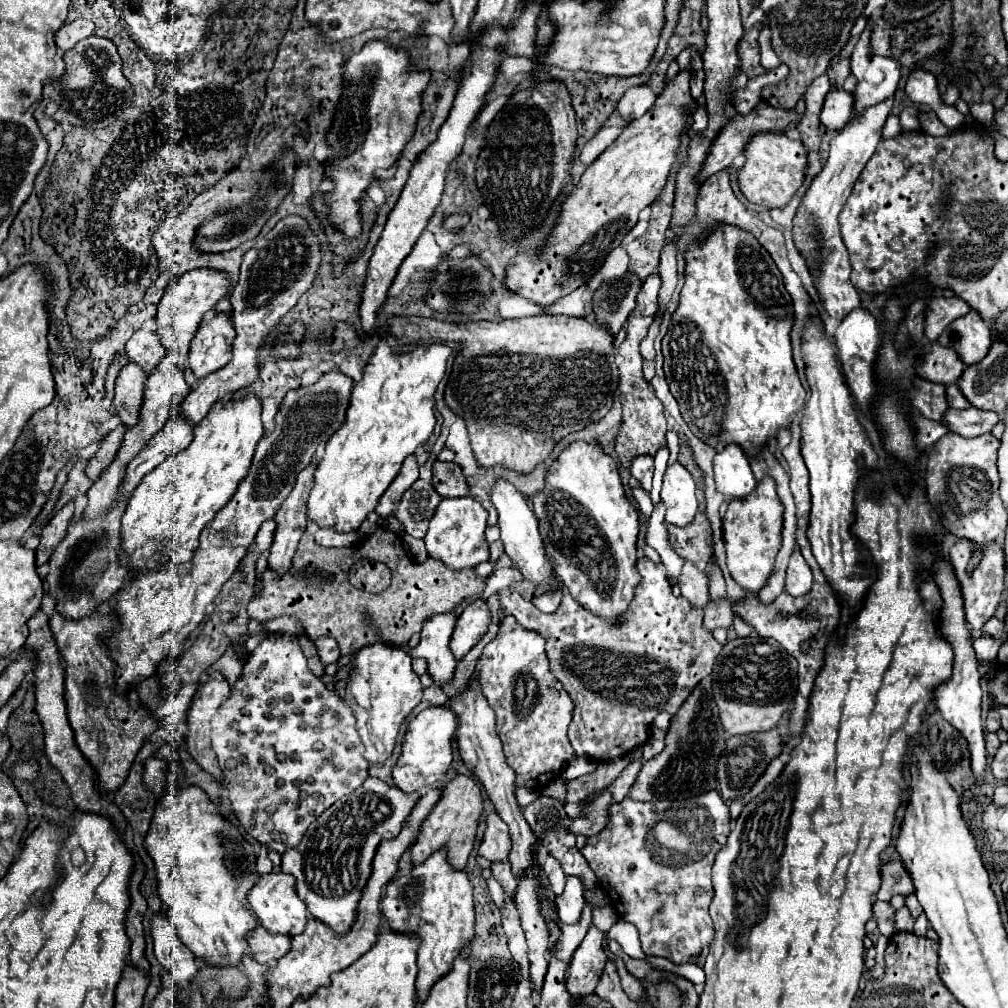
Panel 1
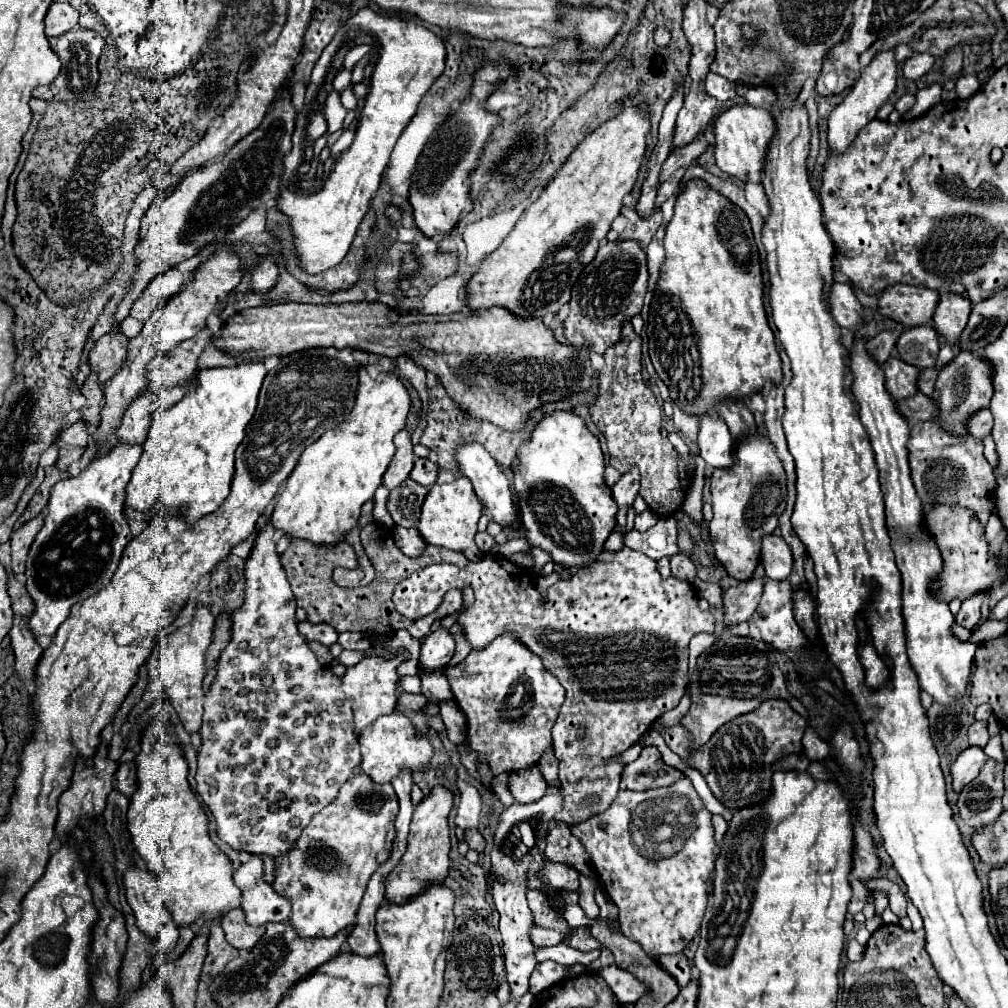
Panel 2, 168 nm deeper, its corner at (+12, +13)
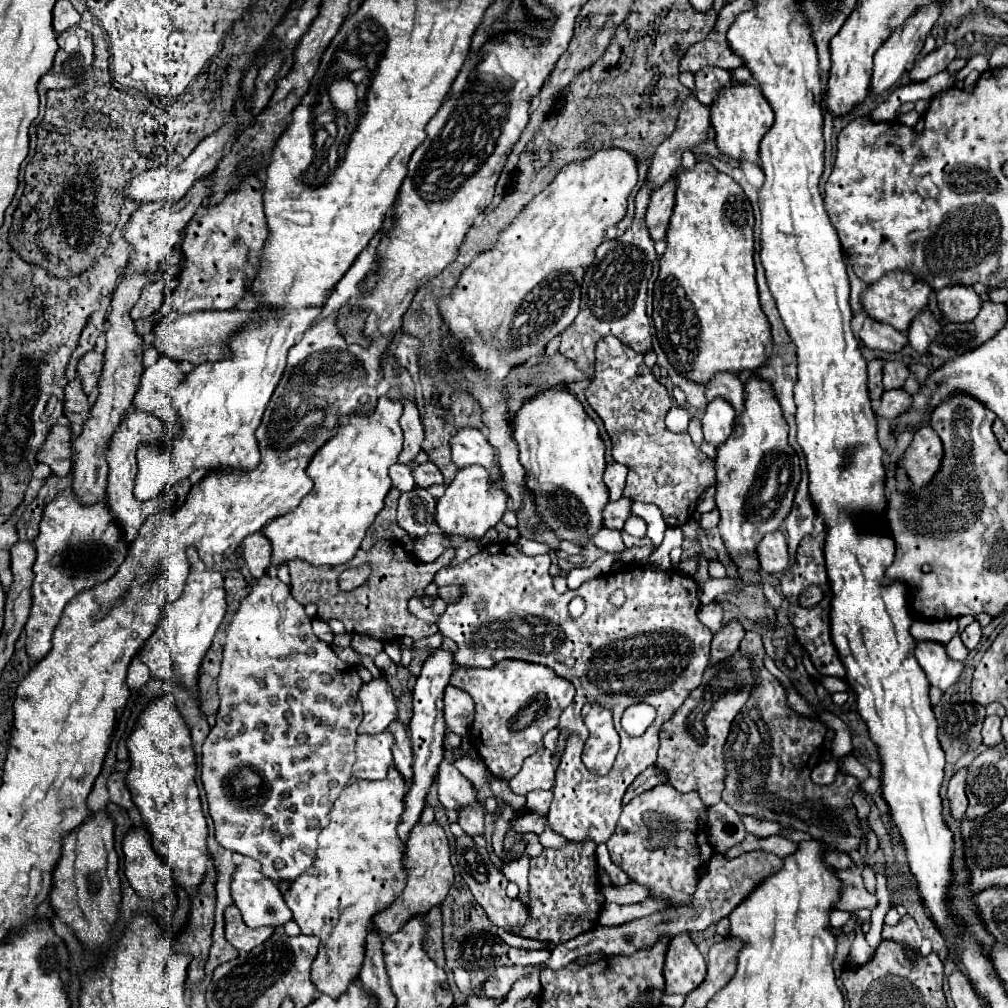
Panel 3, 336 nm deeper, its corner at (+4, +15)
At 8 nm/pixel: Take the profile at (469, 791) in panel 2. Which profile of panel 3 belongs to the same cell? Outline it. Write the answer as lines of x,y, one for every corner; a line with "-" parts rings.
443,759
439,765
437,781
439,781
439,801
445,805
445,809
461,811
479,801
475,785
465,775
461,775
447,759

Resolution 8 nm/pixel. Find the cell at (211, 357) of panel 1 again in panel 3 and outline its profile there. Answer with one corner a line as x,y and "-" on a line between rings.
161,355
155,365
143,371
141,383
137,387
137,395
133,399
133,405
137,409
145,409
157,415
169,427
169,435
177,433
179,429
177,411
173,409
173,403
171,403
171,391
183,379
185,379
185,371
181,363

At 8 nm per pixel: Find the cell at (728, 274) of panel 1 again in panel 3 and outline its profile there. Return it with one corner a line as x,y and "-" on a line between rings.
699,161
691,171
679,169
675,209
667,229
667,251
661,257
661,271
653,287
653,323
657,339
673,369
695,383
707,385
717,373
757,371
773,351
771,325
761,309
755,281
755,239
753,209
743,189
729,177
713,169
709,161

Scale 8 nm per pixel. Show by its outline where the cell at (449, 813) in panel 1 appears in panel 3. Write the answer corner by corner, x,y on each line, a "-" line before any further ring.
437,821
427,823
427,825
417,823
413,827
413,831
409,831
407,849
405,849
405,867
409,869
409,877
407,877
407,885
405,885
403,893
389,907
385,907
381,913
377,913
373,917
373,923
381,935
395,933
409,917
427,913
431,907
439,905
447,897
447,893
453,885
455,871
451,865
451,849
449,849
447,835

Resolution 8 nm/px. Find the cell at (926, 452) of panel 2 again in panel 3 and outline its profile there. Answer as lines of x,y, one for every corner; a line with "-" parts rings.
931,425
921,427
913,441
911,447
907,447
901,465
905,467
911,483
915,489
921,489
931,483
931,479
939,473
943,461
943,443
939,435
933,431

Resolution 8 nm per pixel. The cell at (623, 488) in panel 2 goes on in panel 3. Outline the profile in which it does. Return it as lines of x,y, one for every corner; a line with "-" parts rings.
621,497
615,503
607,503
603,509
603,525
609,529
623,529
625,521
631,515
631,497

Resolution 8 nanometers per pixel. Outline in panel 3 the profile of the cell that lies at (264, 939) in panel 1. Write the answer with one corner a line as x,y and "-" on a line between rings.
235,905
225,909
225,937
237,951
251,951
253,947
261,945
265,939
269,939
273,933
273,927
257,927
249,929
241,913

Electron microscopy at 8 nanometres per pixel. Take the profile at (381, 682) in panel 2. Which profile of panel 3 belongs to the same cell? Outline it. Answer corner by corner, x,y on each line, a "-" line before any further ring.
377,677
365,683
359,689
359,701
363,705
363,721
359,725
359,733
385,731
397,719
397,701
385,677

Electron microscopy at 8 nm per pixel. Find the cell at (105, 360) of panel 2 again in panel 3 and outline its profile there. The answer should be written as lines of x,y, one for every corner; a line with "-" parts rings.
97,351
85,353
77,365
77,371
79,371
79,379
83,381
85,393
91,393
99,385
103,373
103,353

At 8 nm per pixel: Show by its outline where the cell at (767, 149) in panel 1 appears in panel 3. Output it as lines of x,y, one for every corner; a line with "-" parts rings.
735,83
733,87
725,89
725,93
721,93
711,105
711,125
715,127
715,143
719,151
733,161
759,161
759,141
771,129
773,119
775,115
771,105
765,101
759,87
751,83

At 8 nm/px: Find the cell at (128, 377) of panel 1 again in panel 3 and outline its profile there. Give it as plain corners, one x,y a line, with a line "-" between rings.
73,379
65,387
65,415
71,421
71,431
75,437
83,431
83,425
85,425
89,413
91,413
89,399
87,399
85,391
81,389
81,381

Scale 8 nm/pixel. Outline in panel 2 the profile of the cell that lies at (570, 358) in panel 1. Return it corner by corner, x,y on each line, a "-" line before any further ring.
279,303
247,307
225,321
225,325
213,335
213,345
229,357
239,361
261,361
269,355
289,355
303,349
337,347
337,349
363,349
375,355
397,359
409,355
417,365
435,373
449,395
465,407
471,415
499,425
507,431
517,431
527,421
527,411
539,405
569,397
585,391
591,385
593,367
589,361
589,349
559,345
549,329
539,319
521,319
509,315
503,307
493,307
475,313
451,313
451,315
425,315
425,313
399,313
401,321
393,325
389,321
389,307
383,303
341,303
341,305
309,305
309,303

